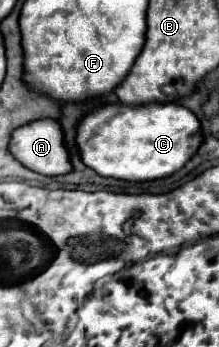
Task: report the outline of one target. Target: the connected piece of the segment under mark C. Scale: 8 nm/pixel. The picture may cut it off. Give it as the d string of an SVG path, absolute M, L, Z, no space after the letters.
M111 104L97 108L77 126L77 146L85 166L99 176L127 182L149 182L179 172L203 144L197 116L181 104L149 104L147 108L125 108Z

